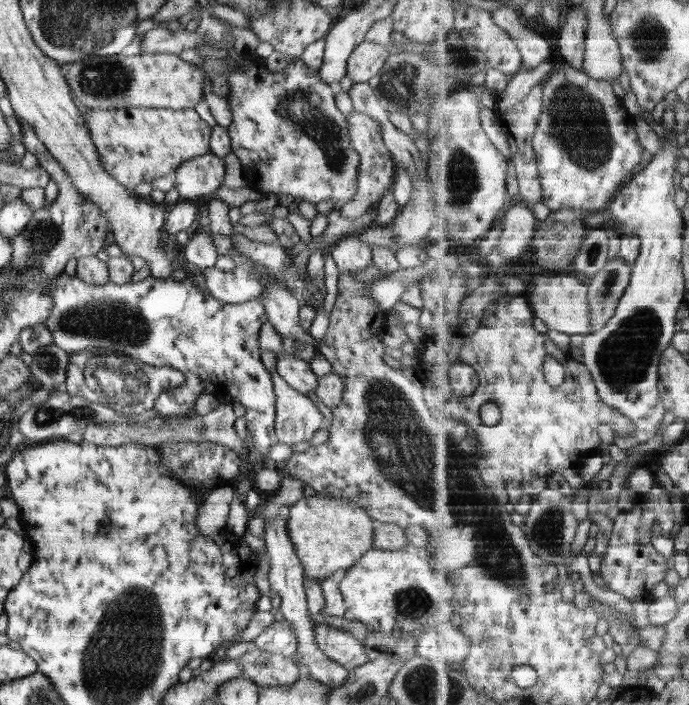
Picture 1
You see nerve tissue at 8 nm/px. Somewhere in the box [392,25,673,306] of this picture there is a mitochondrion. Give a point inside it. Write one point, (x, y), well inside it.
(579, 123)

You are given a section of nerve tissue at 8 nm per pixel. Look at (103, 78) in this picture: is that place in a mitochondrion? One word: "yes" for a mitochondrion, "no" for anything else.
yes

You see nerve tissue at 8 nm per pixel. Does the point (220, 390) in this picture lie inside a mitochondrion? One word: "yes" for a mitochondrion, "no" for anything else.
no

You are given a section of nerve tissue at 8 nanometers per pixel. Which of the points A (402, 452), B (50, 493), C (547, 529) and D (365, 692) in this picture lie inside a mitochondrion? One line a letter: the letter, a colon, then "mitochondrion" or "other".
A: mitochondrion
B: other
C: mitochondrion
D: mitochondrion

